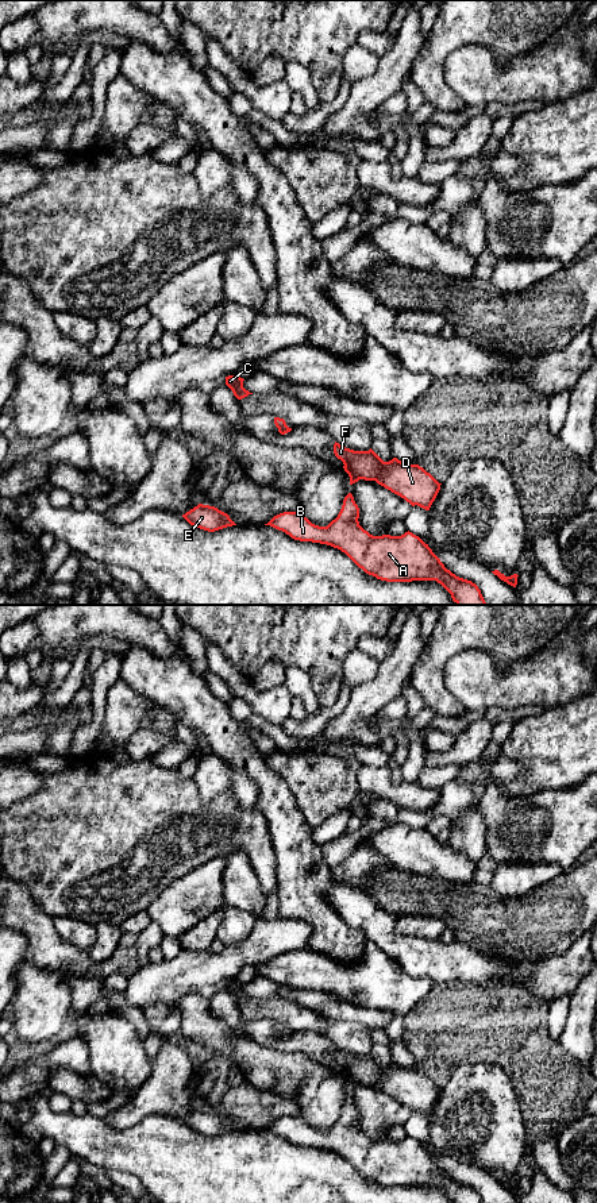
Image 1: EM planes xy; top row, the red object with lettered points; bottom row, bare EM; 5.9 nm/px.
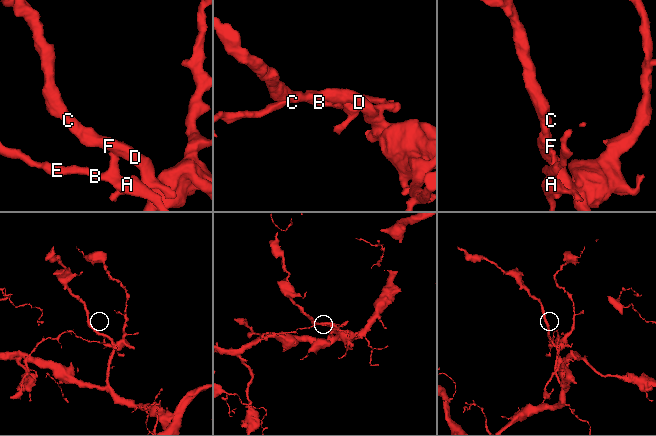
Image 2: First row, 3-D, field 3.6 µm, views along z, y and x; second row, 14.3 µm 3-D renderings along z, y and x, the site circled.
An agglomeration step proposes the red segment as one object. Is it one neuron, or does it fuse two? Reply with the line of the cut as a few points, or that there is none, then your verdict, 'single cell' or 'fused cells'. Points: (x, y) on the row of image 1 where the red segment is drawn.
cut xy (345, 465), (361, 478); fused cells

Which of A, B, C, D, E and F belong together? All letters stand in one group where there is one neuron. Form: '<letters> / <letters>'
A B E / C D F

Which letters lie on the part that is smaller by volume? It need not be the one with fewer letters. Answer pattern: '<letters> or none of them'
A, B, E

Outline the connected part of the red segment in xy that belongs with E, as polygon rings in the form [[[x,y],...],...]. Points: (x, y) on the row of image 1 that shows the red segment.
[[[199,504],[182,517],[193,527],[215,532],[227,527],[236,525],[227,513],[215,506]]]

